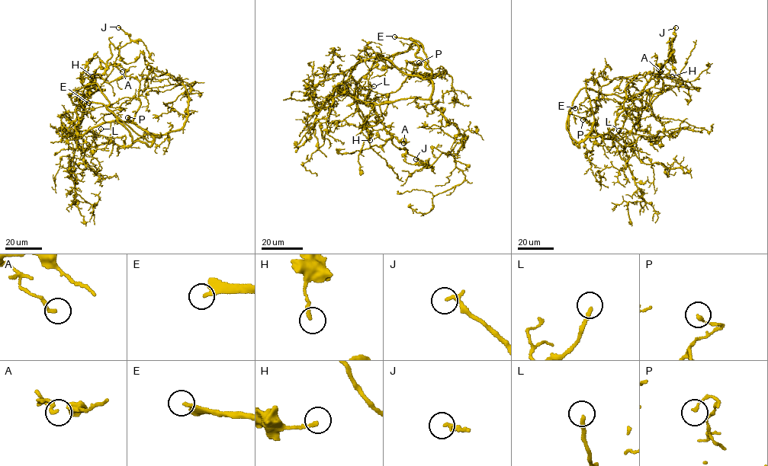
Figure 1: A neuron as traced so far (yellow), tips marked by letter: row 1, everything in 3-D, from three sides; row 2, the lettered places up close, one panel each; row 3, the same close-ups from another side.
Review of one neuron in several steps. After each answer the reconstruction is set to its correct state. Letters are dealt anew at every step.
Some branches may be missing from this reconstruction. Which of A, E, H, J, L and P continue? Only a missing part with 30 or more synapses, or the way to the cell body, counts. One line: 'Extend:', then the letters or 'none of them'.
Extend: E

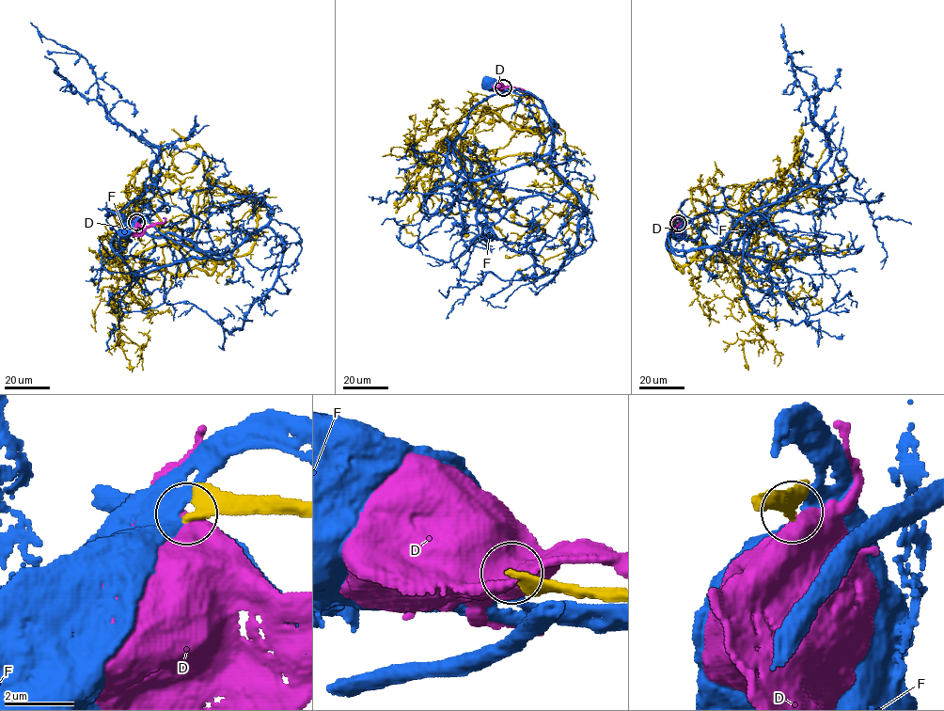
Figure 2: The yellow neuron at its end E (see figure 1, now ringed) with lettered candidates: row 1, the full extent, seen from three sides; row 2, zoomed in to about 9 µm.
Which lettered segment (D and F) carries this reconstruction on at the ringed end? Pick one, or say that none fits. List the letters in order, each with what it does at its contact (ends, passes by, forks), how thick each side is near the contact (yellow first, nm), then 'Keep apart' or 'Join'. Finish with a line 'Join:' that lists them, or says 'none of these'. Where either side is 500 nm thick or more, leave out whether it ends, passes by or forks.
D: Thickness 440 nm (yellow) against 750 nm. Keep apart
F: Thickness 440 nm (yellow) against 500 nm. Keep apart
Join: none of these

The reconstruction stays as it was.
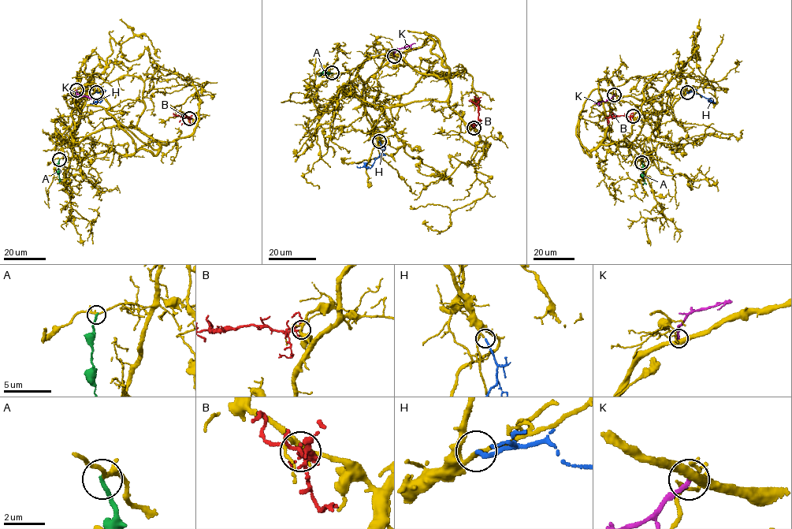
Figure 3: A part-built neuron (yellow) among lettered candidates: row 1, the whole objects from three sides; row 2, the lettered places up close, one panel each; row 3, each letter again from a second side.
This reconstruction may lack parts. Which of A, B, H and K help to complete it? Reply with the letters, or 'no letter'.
H

